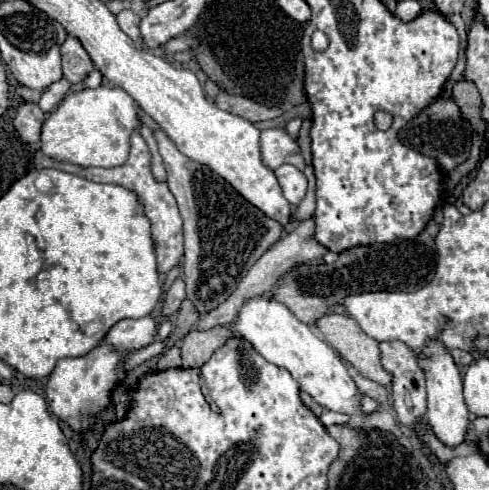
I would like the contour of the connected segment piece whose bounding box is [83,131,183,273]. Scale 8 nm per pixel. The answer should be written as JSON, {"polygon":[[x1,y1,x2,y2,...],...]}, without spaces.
{"polygon":[[135,131,131,135,131,153,129,153,129,159,127,159,125,165,111,167,111,169,87,167,87,169,83,169,83,177,91,179,95,183,119,183,123,187,131,187,139,195,139,199,143,199,145,213,147,213,147,217,151,219,151,225,153,225,157,267,159,267,161,273,169,273,179,263,179,259,183,257,183,233,181,233,183,221,181,221,181,215,179,215,179,209,177,209,177,201,175,201,173,193,169,191,167,183,157,181,151,173,151,153,147,149,145,139,139,135,139,131]]}

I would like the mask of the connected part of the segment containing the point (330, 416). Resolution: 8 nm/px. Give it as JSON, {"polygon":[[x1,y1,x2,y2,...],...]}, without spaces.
{"polygon":[[325,411,321,417,319,417,319,421,325,425,325,427,329,427,329,425,347,425,347,415,335,415,335,411]]}

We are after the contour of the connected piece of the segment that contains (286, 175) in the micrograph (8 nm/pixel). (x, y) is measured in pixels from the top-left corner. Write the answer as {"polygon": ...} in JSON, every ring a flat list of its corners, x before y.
{"polygon":[[281,165,279,169,275,169,275,175,283,187,285,199,293,207,297,207,307,193,307,177,303,175,303,171,297,169,295,165]]}

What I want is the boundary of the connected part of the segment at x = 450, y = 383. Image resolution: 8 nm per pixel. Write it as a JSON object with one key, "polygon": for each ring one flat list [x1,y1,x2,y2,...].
{"polygon":[[427,339,421,353,417,355,417,363,427,381,427,415,425,419,433,427,435,435,449,447,457,447,463,443,467,425,469,425,469,411,463,401,463,385,461,373,449,353,449,349,439,339]]}

